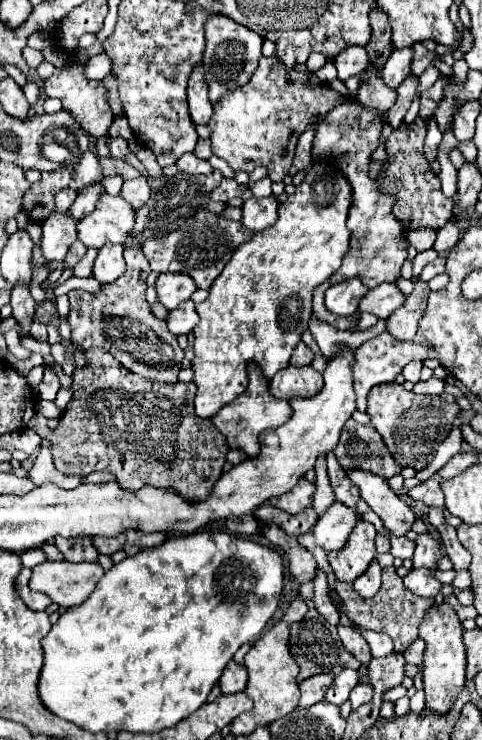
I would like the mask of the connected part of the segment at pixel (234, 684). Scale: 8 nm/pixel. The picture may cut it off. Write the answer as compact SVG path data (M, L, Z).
M230 661L220 677L220 689L222 693L238 693L238 691L244 691L248 683L248 671L244 665L238 665L234 661Z

